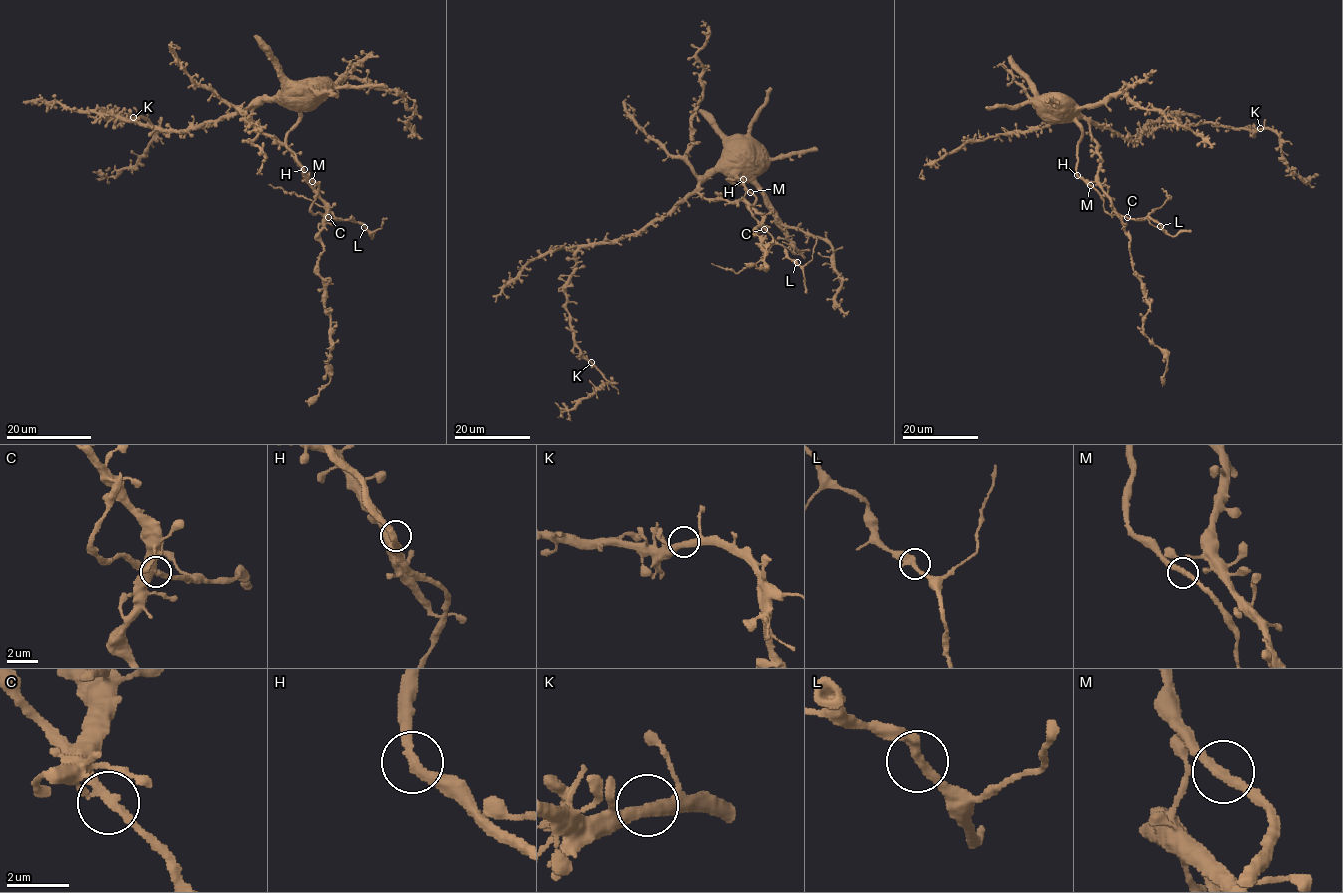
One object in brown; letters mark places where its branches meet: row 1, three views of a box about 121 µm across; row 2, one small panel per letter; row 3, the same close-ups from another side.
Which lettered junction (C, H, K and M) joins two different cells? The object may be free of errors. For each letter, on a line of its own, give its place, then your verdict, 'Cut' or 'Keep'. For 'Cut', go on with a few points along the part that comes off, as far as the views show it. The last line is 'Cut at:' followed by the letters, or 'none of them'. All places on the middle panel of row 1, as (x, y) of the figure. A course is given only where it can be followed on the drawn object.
C: Place: (764, 229). Keep
H: Place: (743, 179). Keep
K: Place: (591, 362). Keep
M: Place: (750, 192). Keep
Cut at: none of them

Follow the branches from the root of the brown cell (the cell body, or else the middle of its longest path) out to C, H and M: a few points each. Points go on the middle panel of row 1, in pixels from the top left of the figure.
C: (674, 208), (696, 191), (707, 199), (742, 200), (761, 215), (760, 225), (764, 229)
H: (674, 208), (696, 191), (707, 199), (737, 201), (745, 193), (743, 179)
M: (674, 208), (696, 191), (707, 199), (729, 201), (740, 200), (746, 189), (750, 192)

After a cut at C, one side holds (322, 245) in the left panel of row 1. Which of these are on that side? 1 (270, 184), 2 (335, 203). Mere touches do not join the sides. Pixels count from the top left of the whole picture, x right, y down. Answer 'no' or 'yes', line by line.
1: no
2: yes

